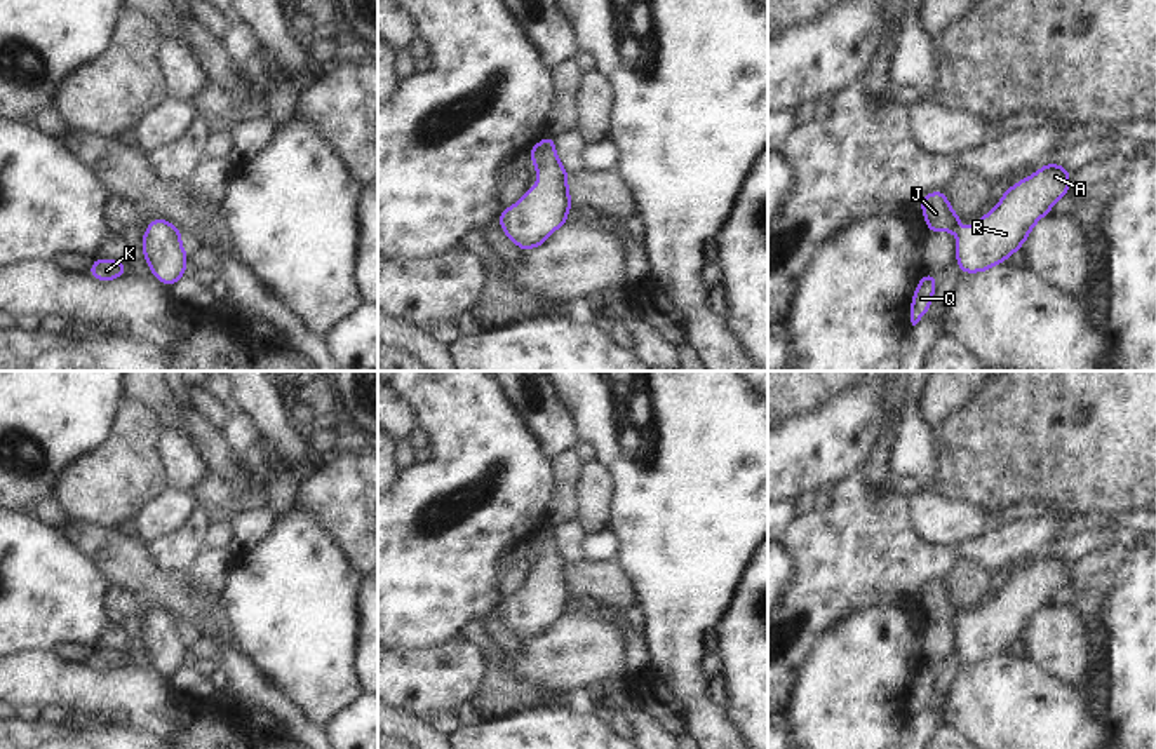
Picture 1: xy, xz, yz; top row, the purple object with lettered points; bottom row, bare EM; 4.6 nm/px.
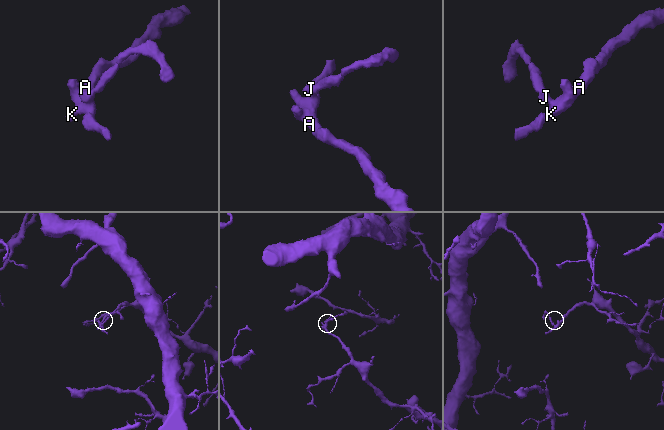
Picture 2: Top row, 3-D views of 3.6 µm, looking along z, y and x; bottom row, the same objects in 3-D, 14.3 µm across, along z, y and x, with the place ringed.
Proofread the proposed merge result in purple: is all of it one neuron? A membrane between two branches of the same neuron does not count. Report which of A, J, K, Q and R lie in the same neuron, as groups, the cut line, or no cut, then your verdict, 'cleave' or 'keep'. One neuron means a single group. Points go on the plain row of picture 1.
A J K Q R | no cut | keep

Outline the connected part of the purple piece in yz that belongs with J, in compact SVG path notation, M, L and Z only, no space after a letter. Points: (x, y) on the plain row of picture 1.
M1045 554L1034 564L1006 578L991 603L963 618L959 604L951 597L945 580L928 582L919 597L930 624L952 622L958 629L954 650L961 664L987 662L1005 653L1031 625L1036 613L1069 585L1072 563L1062 554Z

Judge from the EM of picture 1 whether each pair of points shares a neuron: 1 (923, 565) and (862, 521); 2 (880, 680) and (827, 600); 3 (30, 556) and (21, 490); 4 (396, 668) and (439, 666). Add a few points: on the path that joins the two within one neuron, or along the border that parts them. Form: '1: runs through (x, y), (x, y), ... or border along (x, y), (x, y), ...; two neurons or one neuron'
1: runs through (907, 560), (897, 556), (878, 537); one neuron
2: border along (876, 601), (850, 607), (810, 647); two neurons
3: border along (18, 511), (23, 514); two neurons
4: runs through (406, 668), (429, 668); one neuron

